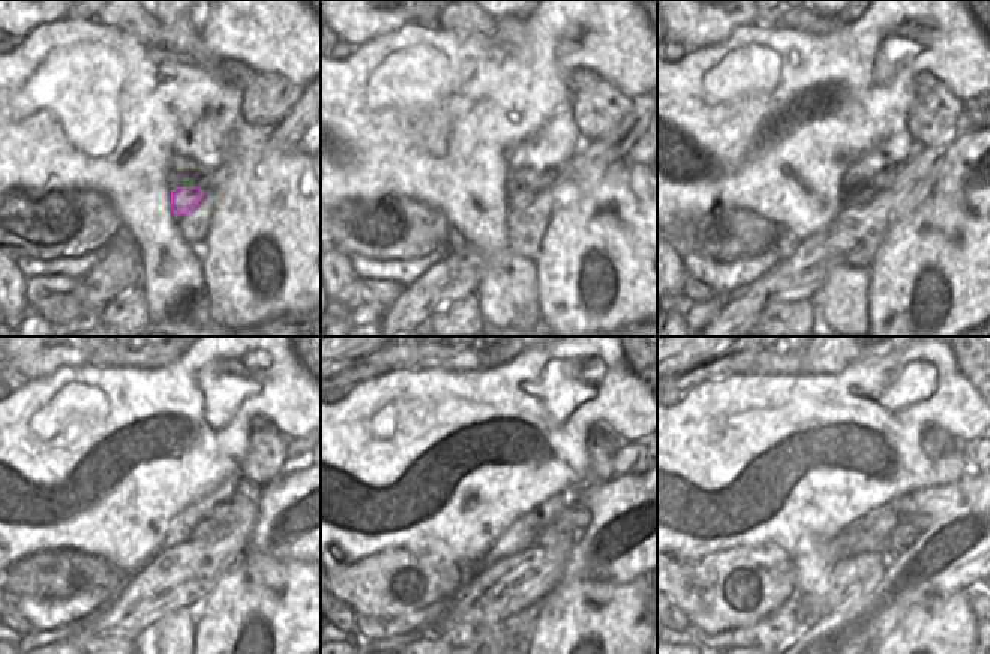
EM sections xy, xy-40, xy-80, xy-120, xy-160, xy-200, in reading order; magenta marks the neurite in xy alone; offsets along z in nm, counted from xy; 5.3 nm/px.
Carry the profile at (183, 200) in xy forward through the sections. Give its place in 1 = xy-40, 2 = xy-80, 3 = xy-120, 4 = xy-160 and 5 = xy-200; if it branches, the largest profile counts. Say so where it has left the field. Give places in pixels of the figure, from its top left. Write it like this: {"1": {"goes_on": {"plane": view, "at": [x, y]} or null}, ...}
{"1": {"goes_on": {"plane": "xy-40", "at": [522, 198]}}, "2": {"goes_on": {"plane": "xy-80", "at": [864, 195]}}, "3": {"goes_on": {"plane": "xy-120", "at": [207, 528]}}, "4": {"goes_on": {"plane": "xy-160", "at": [575, 518]}}, "5": {"goes_on": {"plane": "xy-200", "at": [905, 534]}}}

